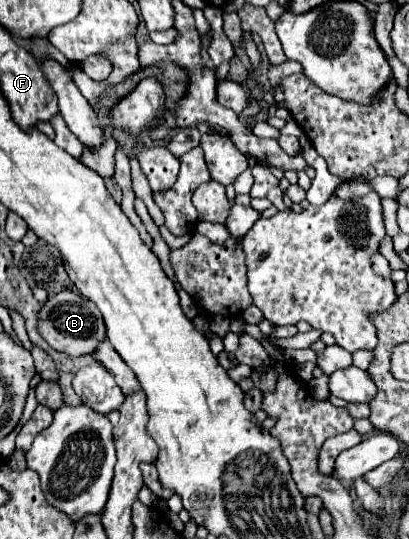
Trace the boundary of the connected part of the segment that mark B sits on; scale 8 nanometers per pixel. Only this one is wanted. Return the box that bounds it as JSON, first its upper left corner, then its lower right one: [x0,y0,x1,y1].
[37,288,105,356]

